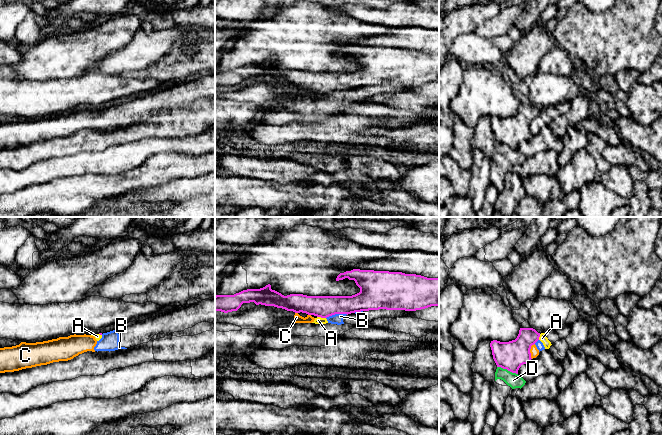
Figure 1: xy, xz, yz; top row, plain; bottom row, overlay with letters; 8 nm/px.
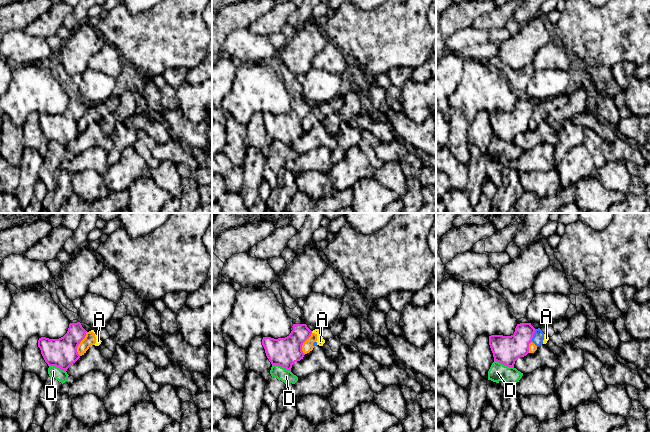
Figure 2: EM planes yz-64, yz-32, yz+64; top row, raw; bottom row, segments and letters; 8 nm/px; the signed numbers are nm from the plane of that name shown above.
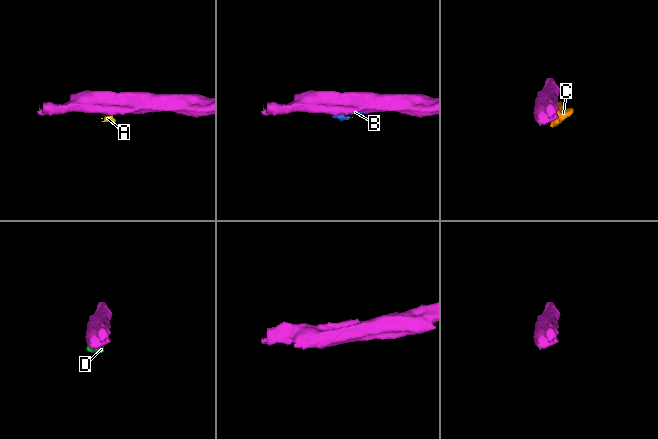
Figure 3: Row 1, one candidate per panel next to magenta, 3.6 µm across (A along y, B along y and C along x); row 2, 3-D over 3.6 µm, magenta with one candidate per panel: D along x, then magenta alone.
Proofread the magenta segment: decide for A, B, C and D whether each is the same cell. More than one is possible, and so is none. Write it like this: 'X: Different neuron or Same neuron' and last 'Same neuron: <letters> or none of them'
A: Different neuron
B: Different neuron
C: Different neuron
D: Different neuron
Same neuron: none of them

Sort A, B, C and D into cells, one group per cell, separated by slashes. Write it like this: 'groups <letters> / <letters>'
groups A B C / D

